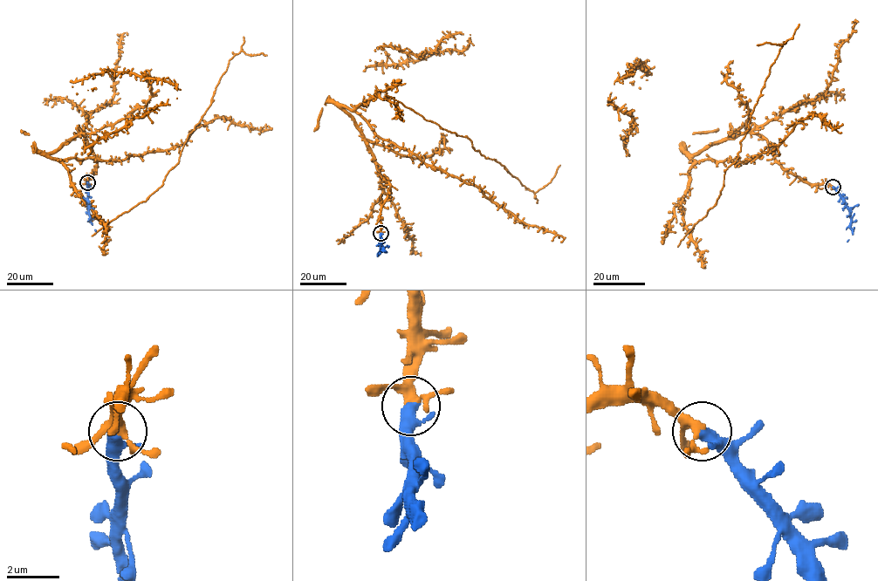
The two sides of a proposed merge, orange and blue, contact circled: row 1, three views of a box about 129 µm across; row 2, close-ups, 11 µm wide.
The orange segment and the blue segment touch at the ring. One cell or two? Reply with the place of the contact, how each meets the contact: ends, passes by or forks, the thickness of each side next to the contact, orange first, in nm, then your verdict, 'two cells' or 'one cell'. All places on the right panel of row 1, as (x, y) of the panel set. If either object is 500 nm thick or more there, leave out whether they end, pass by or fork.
(833, 187) | orange forks | blue passes by | 280/360 nm | one cell

